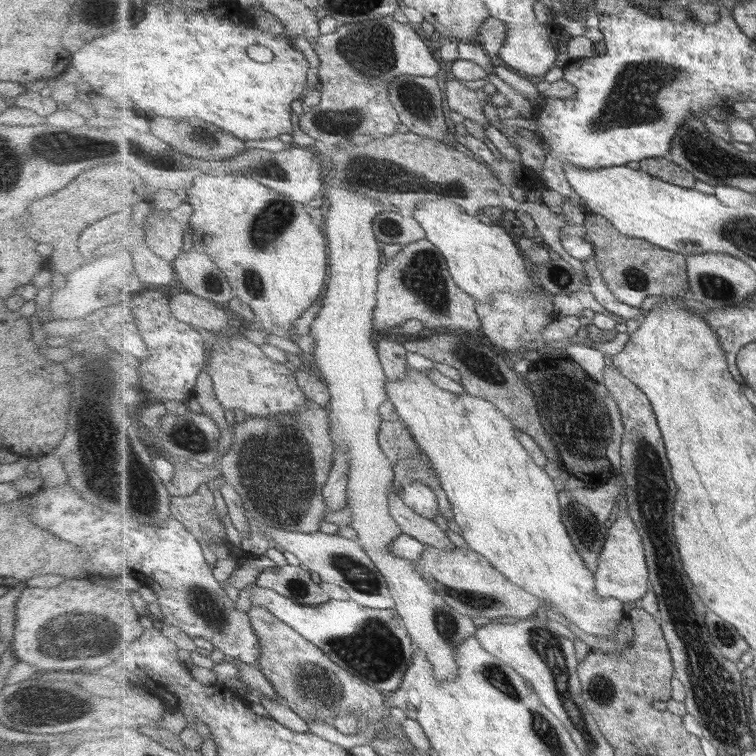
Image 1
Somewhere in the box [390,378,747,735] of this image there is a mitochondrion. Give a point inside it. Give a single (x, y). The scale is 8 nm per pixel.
(584, 521)

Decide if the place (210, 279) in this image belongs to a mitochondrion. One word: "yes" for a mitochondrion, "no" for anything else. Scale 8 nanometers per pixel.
yes

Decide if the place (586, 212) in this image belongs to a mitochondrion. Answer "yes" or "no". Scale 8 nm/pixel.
no

